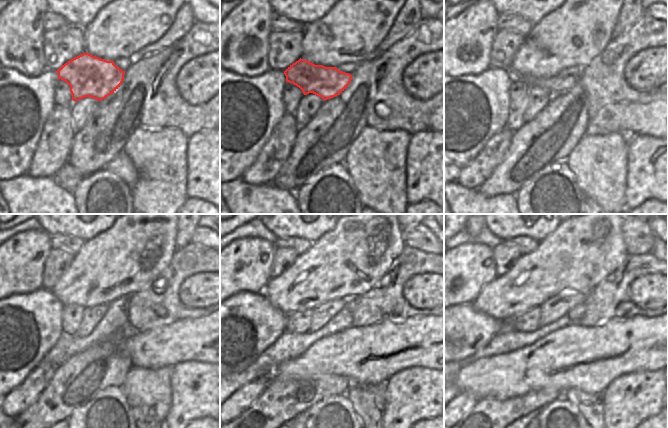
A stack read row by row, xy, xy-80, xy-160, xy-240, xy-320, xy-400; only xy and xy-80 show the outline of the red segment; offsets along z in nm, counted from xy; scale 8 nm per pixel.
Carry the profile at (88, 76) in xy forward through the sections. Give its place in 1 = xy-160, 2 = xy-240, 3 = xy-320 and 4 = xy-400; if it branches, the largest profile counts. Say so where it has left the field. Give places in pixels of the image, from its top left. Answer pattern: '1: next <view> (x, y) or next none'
1: next xy-160 (556, 85)
2: next xy-240 (127, 303)
3: next xy-320 (351, 306)
4: next xy-400 (575, 313)

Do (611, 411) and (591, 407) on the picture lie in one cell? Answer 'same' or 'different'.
different

